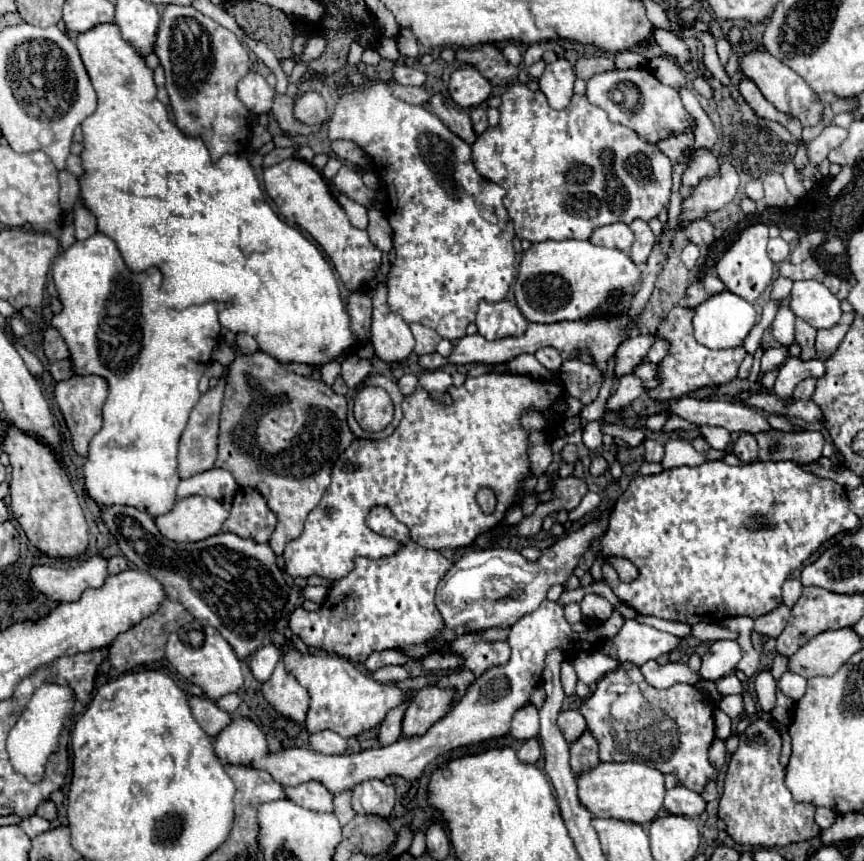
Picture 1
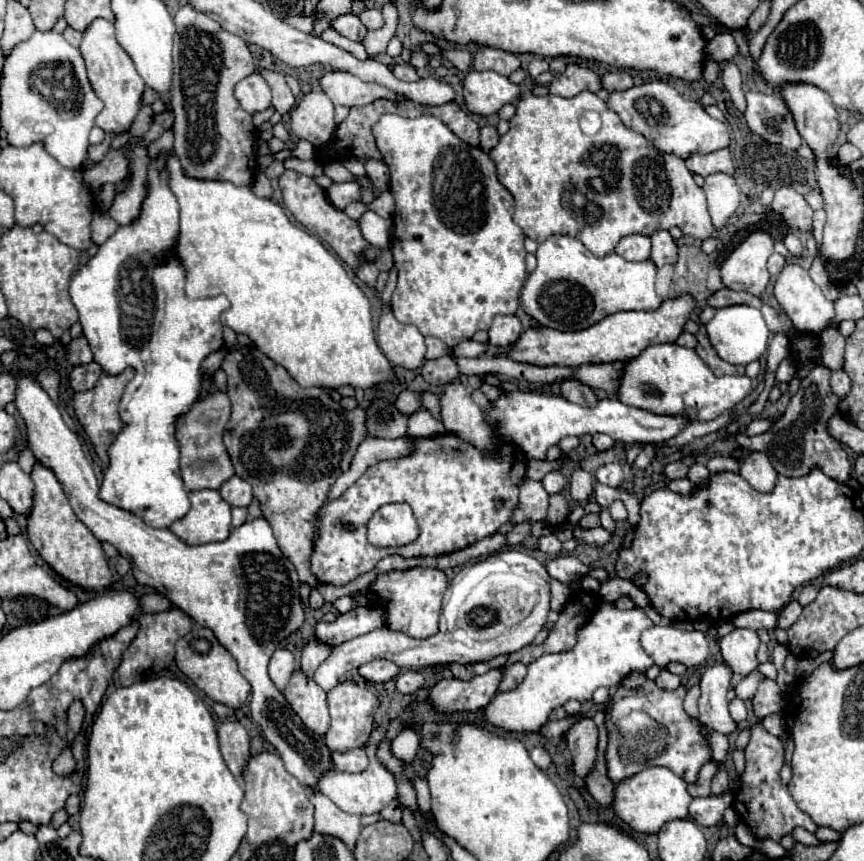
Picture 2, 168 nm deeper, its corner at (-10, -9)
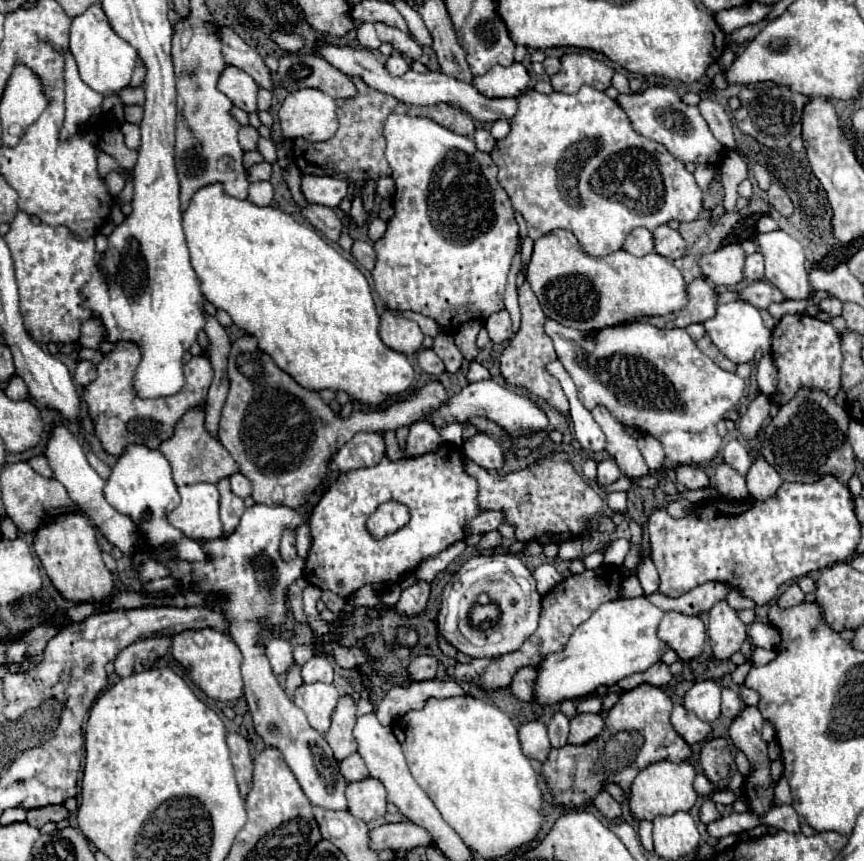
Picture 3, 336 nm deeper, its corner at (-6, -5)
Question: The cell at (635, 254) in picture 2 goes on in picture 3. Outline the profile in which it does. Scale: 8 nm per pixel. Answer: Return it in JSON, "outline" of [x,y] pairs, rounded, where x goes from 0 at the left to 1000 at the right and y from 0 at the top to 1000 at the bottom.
{"outline":[[[736,265],[729,269],[729,274],[722,281],[722,290],[734,297],[748,297],[757,293],[757,276],[755,269],[748,265]]]}

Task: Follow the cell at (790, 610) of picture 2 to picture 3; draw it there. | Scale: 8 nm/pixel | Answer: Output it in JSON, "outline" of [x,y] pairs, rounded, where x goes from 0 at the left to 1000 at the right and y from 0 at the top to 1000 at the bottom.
{"outline":[[[914,678],[914,681],[910,683],[910,688],[900,695],[900,704],[914,706],[914,704],[921,704],[921,702],[931,699],[931,695],[933,695],[933,690],[926,685],[926,681],[924,681],[924,678]]]}

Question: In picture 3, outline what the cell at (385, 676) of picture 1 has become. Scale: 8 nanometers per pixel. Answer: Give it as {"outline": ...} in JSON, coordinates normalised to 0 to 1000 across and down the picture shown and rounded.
{"outline":[[[484,762],[472,774],[472,783],[481,792],[505,787],[505,778],[507,778],[507,764],[502,764],[502,762]]]}

